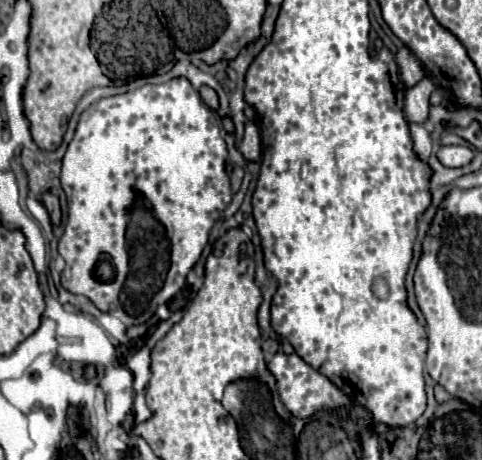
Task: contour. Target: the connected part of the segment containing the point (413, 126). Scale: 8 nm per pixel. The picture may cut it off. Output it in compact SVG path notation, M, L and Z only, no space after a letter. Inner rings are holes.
M408 123L408 129L410 129L410 137L412 137L412 143L414 143L414 153L420 161L426 161L432 153L432 139L430 139L430 133L426 131L424 125L418 125L418 123Z

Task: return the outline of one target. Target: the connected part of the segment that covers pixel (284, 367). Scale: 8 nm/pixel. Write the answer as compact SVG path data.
M282 352L276 353L274 359L268 363L268 369L274 373L278 381L278 393L284 403L284 407L294 415L294 417L310 417L312 413L320 409L334 409L334 407L350 407L348 397L334 385L330 379L326 379L322 373L314 371L308 363L304 363L296 353L284 355Z

